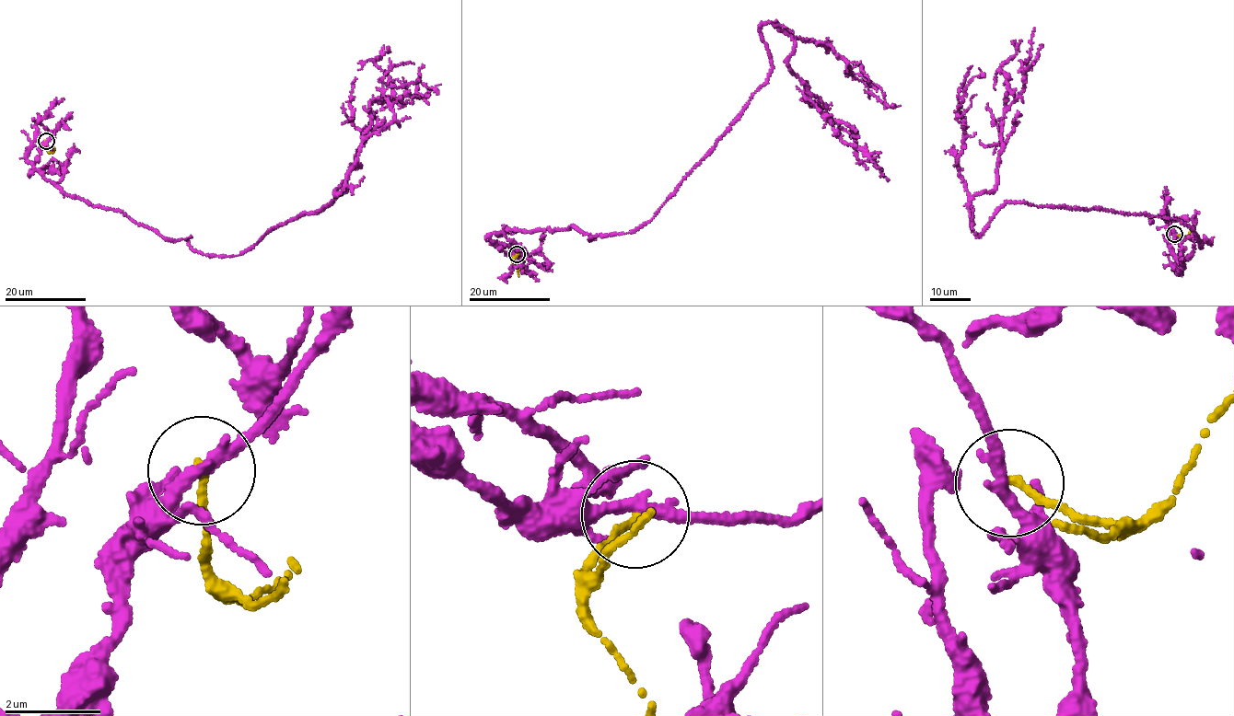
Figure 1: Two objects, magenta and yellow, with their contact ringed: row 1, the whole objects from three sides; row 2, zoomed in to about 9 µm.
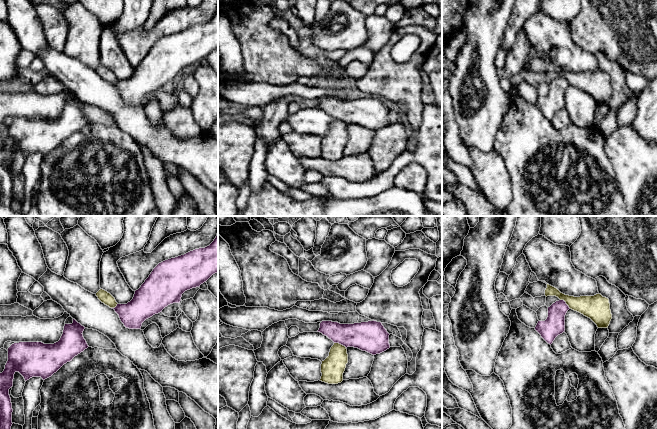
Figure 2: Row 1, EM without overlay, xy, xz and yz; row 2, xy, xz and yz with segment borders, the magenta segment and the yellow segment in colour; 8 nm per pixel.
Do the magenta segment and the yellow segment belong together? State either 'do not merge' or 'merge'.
do not merge

